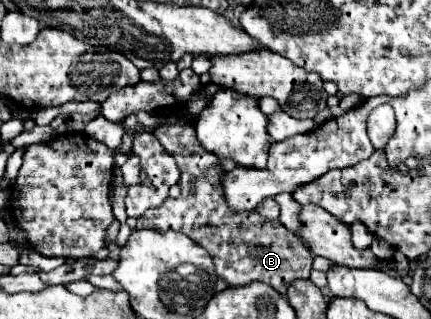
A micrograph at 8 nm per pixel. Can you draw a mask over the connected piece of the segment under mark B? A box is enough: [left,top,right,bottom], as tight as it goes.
[137,124,313,294]

